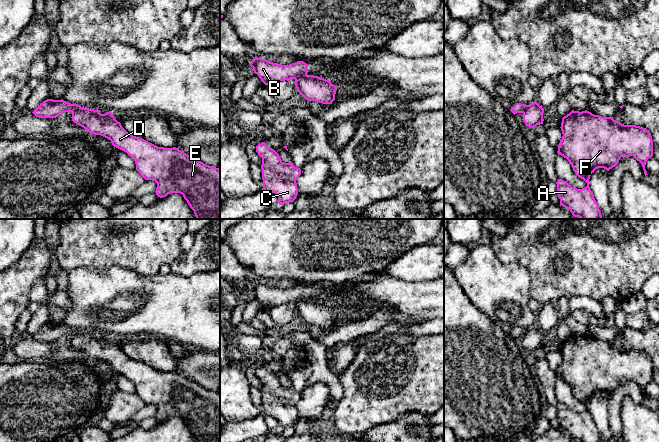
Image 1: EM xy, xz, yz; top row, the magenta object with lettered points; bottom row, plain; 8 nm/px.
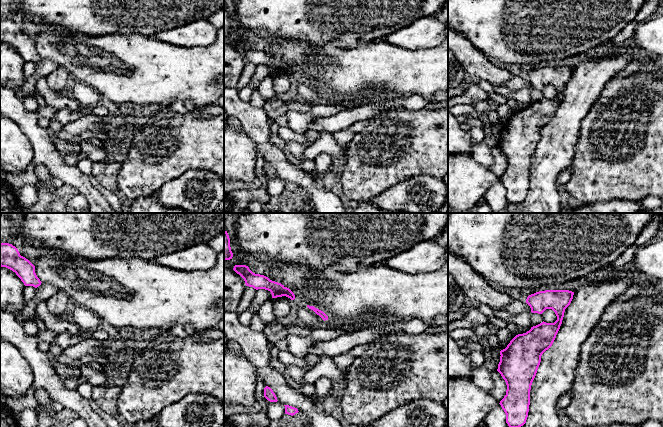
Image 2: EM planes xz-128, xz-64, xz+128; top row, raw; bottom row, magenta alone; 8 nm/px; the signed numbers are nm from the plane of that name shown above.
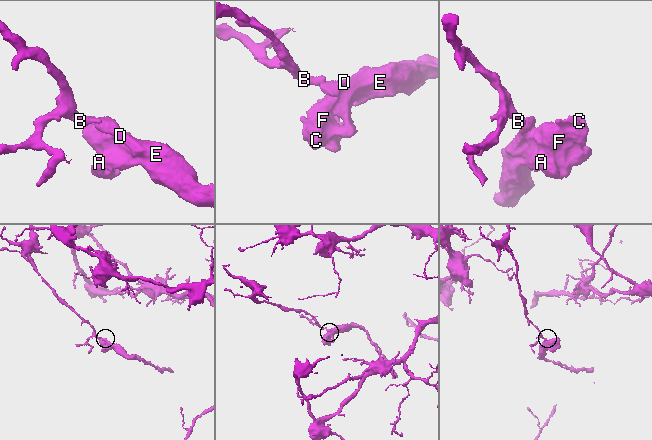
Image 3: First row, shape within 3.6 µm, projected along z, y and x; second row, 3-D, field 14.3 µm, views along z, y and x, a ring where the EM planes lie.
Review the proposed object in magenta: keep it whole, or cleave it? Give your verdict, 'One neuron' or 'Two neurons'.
Two neurons

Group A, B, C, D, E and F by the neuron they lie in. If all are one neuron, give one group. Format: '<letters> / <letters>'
A C D E F / B

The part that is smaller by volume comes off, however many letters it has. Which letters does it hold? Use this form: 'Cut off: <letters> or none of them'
Cut off: A, C, D, E, F

